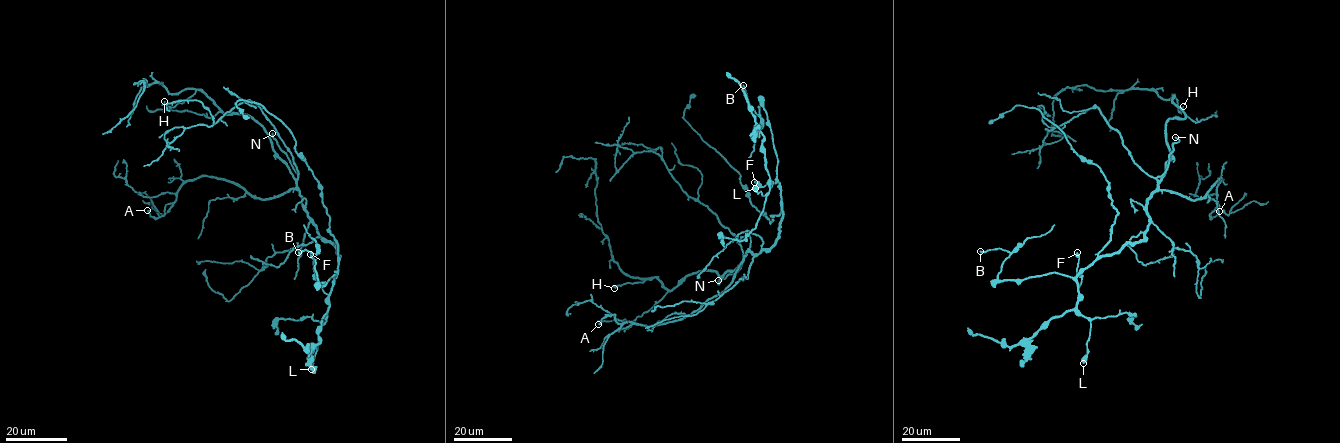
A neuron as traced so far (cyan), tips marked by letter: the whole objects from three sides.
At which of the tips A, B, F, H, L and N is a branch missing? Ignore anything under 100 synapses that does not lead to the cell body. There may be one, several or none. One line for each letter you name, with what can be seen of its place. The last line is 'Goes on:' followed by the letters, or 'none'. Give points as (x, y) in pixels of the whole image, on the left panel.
N: at (272, 133)
Goes on: N

